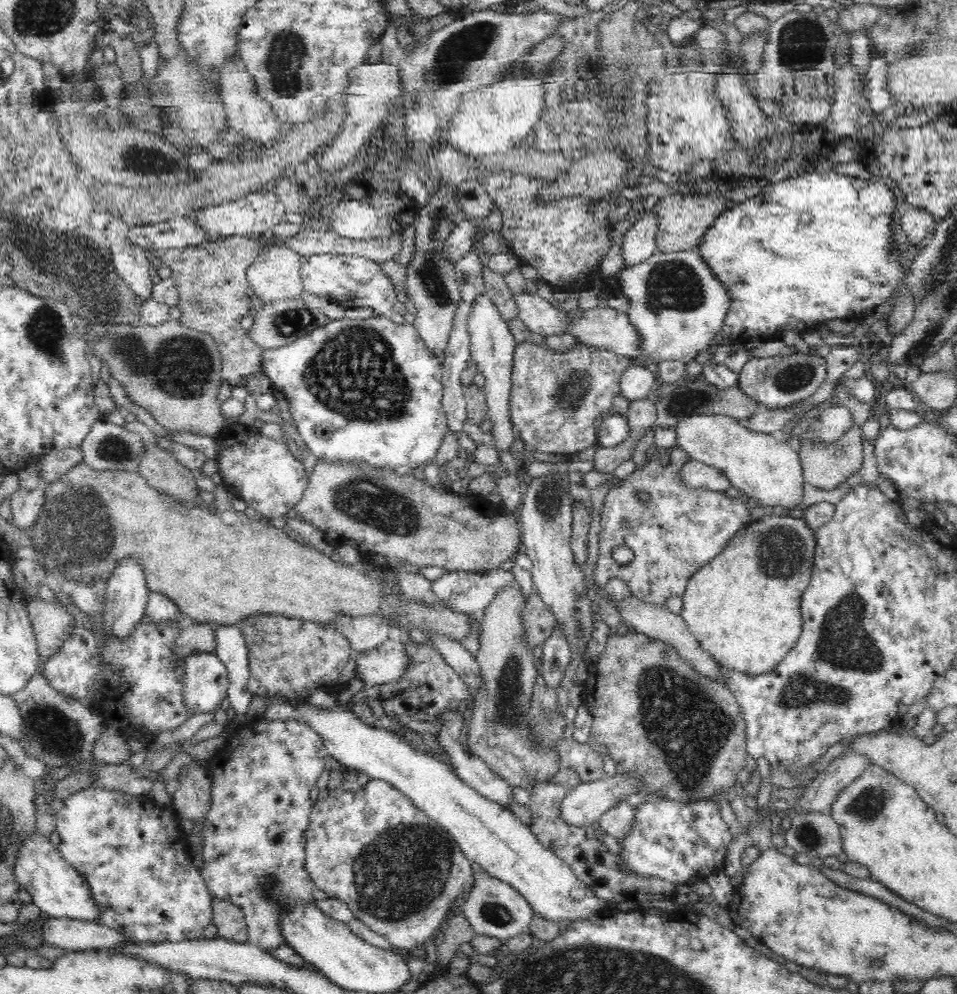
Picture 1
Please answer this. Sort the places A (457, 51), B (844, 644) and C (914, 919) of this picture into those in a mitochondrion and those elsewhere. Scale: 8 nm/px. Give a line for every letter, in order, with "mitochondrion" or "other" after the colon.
A: mitochondrion
B: mitochondrion
C: other

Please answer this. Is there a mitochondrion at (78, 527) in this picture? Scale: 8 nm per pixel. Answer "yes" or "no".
yes

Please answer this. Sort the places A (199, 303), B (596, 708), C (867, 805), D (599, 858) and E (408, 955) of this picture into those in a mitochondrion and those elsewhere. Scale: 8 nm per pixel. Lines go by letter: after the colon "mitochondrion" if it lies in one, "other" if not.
A: mitochondrion
B: other
C: mitochondrion
D: other
E: other

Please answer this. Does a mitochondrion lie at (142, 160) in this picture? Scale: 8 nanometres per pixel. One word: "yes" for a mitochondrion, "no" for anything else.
yes

